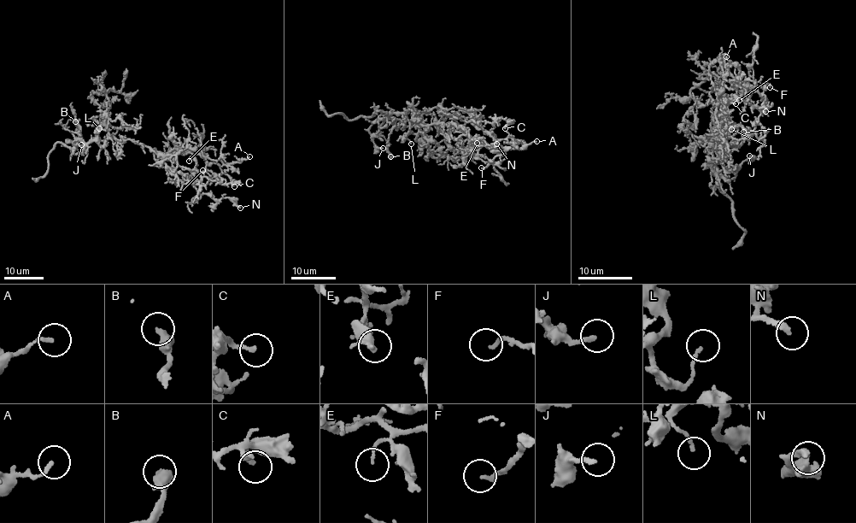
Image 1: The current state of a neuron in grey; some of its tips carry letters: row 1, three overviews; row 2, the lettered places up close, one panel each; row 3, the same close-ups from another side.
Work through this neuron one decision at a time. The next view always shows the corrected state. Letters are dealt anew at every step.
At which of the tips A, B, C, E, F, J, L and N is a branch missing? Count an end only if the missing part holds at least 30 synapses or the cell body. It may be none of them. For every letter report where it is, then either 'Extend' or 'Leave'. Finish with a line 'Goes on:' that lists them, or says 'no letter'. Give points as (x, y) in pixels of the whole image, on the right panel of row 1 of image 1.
A: Place: (726, 56). Leave
B: Place: (743, 132). Leave
C: Place: (735, 103). Leave
E: Place: (739, 100). Leave
F: Place: (770, 87). Leave
J: Place: (749, 155). Leave
L: Place: (731, 129). Leave
N: Place: (765, 111). Leave
Goes on: no letter

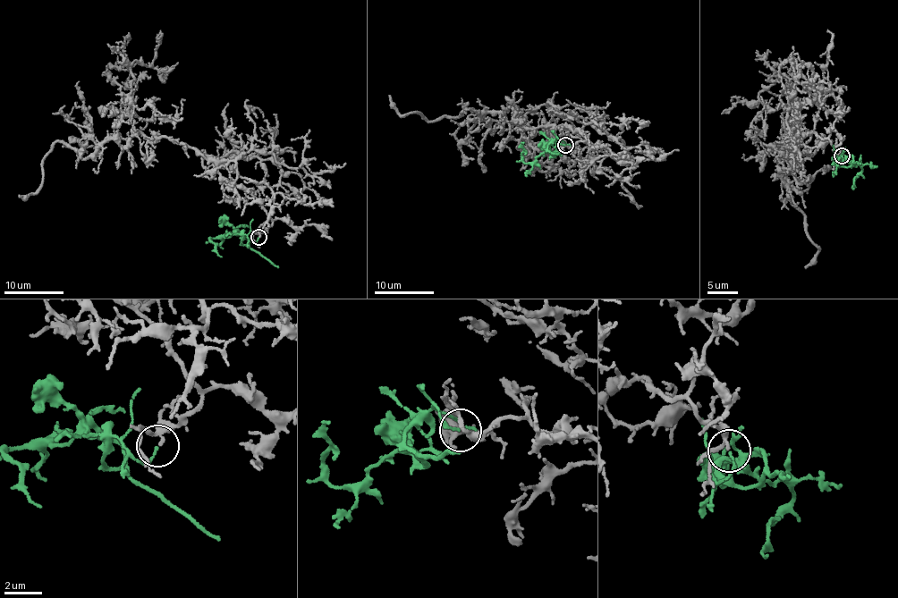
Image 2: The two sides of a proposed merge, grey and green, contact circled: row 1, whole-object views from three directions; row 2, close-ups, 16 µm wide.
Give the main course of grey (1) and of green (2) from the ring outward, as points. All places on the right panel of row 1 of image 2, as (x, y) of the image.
1: (842, 155), (817, 133), (784, 138), (788, 167), (779, 173), (819, 248), (804, 267)
2: (842, 155), (838, 164), (851, 164), (851, 155), (847, 159), (861, 169), (853, 180), (853, 189)

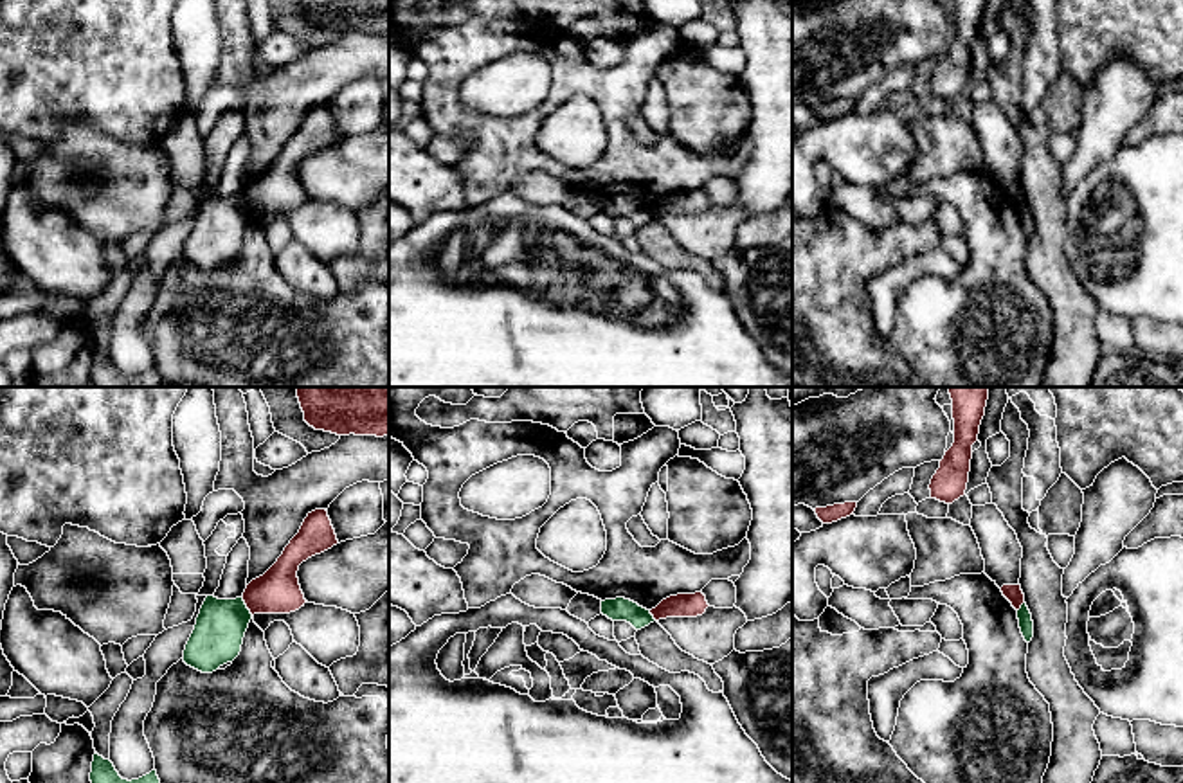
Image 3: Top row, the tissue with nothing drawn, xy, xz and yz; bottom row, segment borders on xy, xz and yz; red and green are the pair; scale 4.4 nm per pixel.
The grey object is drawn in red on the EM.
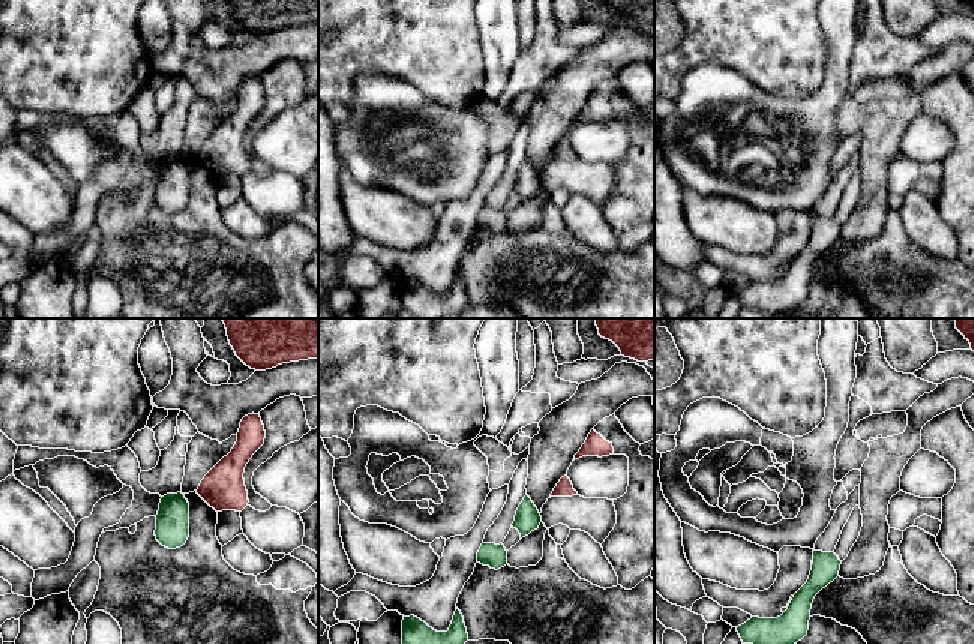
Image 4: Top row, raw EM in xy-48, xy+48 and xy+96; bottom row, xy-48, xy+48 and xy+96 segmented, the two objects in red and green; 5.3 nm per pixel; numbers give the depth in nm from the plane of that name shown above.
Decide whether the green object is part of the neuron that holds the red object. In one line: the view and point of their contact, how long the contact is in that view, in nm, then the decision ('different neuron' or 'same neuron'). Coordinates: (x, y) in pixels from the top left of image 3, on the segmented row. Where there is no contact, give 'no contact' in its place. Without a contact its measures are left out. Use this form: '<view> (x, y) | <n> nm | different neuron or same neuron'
xy (245, 603) | 100 nm | different neuron

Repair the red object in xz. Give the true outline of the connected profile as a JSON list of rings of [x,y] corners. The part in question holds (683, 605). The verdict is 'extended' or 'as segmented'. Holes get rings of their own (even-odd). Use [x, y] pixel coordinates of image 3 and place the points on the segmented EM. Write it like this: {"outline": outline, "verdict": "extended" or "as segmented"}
{"outline": [[[702,592],[695,594],[677,594],[663,599],[655,608],[650,610],[655,621],[666,617],[697,617],[708,608],[706,596]]], "verdict": "as segmented"}

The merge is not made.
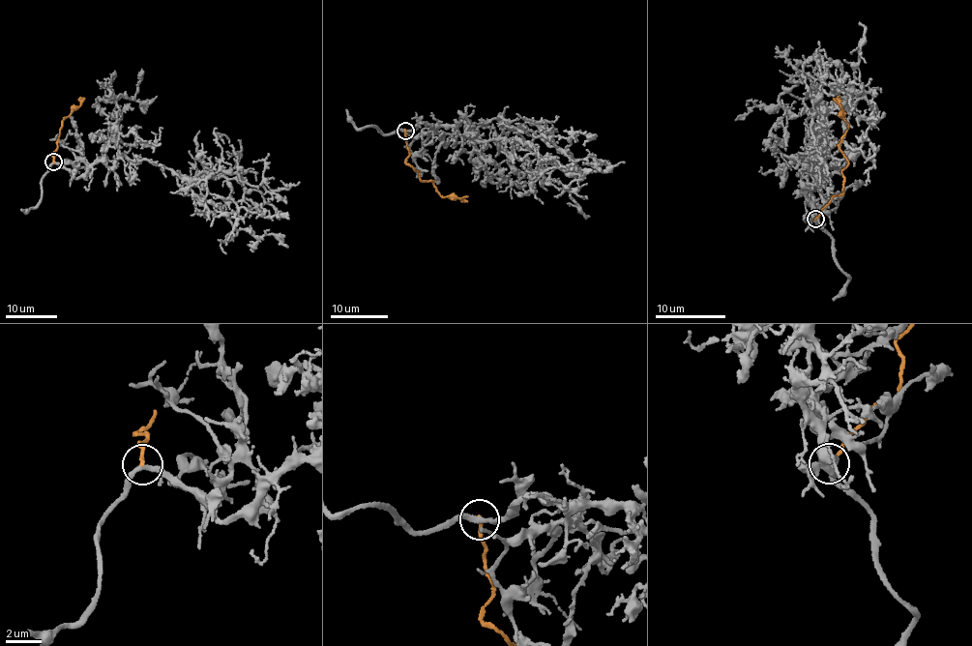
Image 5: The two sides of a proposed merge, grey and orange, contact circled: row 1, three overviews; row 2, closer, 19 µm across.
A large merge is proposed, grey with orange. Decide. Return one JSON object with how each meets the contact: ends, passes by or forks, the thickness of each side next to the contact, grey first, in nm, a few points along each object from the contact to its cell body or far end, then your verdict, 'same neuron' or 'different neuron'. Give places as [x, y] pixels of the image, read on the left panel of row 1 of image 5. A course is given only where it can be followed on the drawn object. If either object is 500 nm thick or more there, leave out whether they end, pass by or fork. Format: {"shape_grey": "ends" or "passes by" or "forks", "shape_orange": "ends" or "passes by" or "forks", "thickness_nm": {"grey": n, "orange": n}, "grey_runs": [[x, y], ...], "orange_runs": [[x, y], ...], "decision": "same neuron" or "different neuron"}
{"shape_grey": "passes by", "shape_orange": "ends", "thickness_nm": {"grey": 260, "orange": 180}, "grey_runs": [[53, 162], [76, 178], [100, 161], [151, 160], [175, 174], [232, 178], [263, 200], [240, 199]], "orange_runs": [[53, 162], [55, 154], [52, 153], [57, 149], [61, 120], [71, 115], [85, 99]], "decision": "different neuron"}

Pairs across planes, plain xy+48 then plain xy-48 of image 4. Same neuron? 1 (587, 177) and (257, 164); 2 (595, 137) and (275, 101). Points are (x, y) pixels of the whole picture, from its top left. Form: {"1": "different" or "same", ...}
{"1": "different", "2": "different"}

